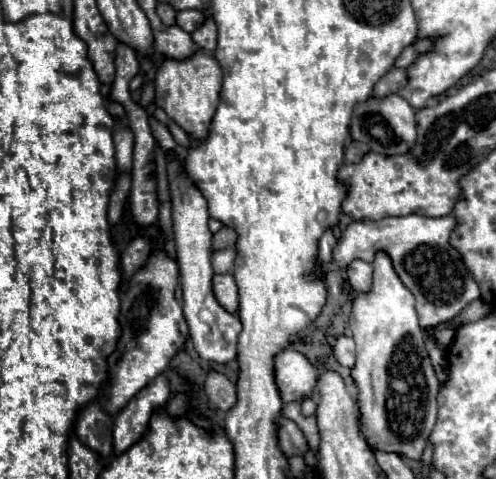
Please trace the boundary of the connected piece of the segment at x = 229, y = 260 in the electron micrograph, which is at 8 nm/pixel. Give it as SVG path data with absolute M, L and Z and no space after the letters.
M226 248L226 250L212 252L214 272L216 272L216 274L230 272L230 270L232 270L232 264L234 264L234 258L236 258L236 250L234 250L234 248Z

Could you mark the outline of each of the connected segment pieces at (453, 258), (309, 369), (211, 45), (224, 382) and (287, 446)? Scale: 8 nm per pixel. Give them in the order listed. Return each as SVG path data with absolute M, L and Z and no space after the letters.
M410 214L410 216L382 218L376 222L374 220L352 222L334 248L334 262L330 266L322 266L320 270L322 274L326 274L330 270L348 266L356 258L364 262L374 262L374 256L378 252L388 254L402 284L414 294L420 326L422 330L426 330L430 326L456 318L456 314L460 314L470 302L474 302L480 296L480 290L472 280L472 276L466 272L466 266L462 264L460 268L460 254L448 244L448 236L454 230L454 226L456 220L450 214L442 218L426 218Z
M288 348L286 352L276 356L274 366L276 366L276 384L278 384L278 390L280 390L284 402L302 402L302 398L312 396L314 386L318 382L318 370L304 354L296 352L294 348Z
M206 10L206 22L192 34L192 40L196 42L196 46L200 50L206 50L208 54L212 54L216 50L216 40L218 40L218 34L216 34L216 24L210 16L210 10Z
M216 370L208 372L208 378L204 382L204 392L210 404L222 412L230 410L236 404L236 388L222 372L216 372Z
M278 418L278 438L280 438L280 448L284 450L286 456L304 456L308 452L308 440L298 428L296 422L288 418Z

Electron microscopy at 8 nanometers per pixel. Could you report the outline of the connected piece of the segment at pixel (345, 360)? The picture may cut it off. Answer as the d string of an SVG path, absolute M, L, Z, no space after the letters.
M340 336L334 344L334 358L338 364L352 368L354 366L354 340L350 336Z

